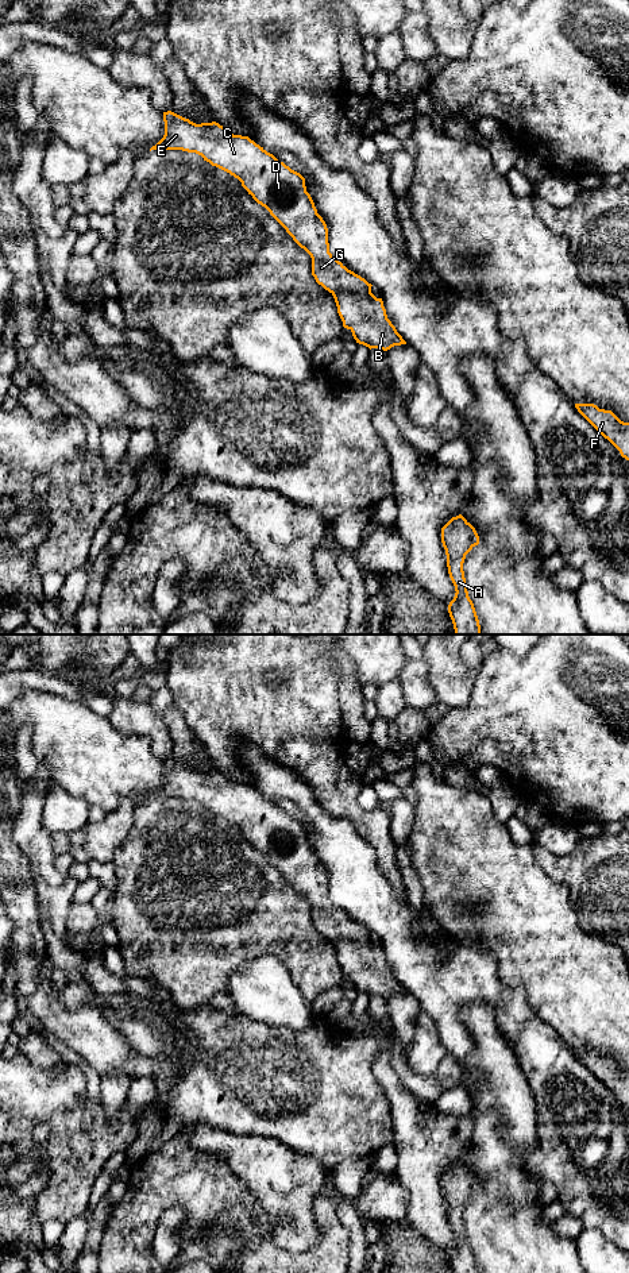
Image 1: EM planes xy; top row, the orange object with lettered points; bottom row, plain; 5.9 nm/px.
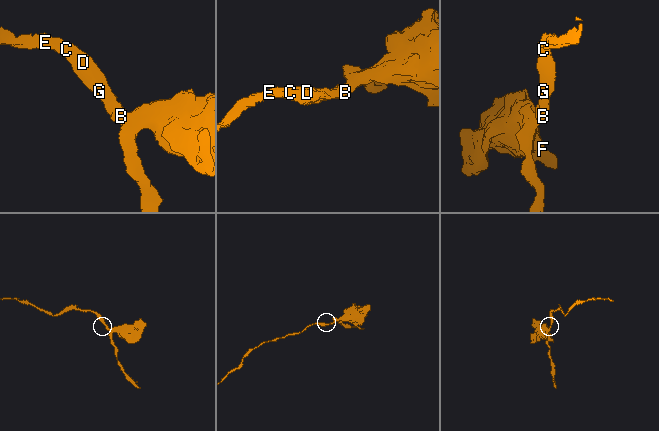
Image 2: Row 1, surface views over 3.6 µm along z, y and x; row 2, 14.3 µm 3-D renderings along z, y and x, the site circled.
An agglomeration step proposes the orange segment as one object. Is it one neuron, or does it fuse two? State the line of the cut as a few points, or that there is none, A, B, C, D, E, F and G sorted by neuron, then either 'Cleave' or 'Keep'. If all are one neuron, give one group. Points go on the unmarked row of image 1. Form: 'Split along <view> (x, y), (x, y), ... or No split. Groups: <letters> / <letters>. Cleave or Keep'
No split. Groups: A B C D E F G. Keep

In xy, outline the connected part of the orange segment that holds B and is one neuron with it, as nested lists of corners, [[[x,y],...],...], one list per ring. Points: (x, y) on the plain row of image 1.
[[[171,759],[163,760],[163,769],[165,783],[150,799],[182,798],[196,801],[212,814],[238,826],[248,842],[265,855],[293,888],[310,903],[312,923],[333,944],[343,975],[352,980],[356,991],[370,998],[381,996],[383,999],[406,992],[387,967],[382,946],[377,946],[371,941],[373,933],[348,918],[329,900],[327,872],[317,861],[314,850],[306,840],[305,826],[300,821],[278,809],[248,784],[234,783],[216,769],[196,772]]]

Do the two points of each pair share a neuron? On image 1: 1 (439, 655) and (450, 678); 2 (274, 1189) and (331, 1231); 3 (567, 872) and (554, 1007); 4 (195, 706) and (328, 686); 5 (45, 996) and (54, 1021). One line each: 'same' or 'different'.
1: same
2: different
3: different
4: same
5: same

